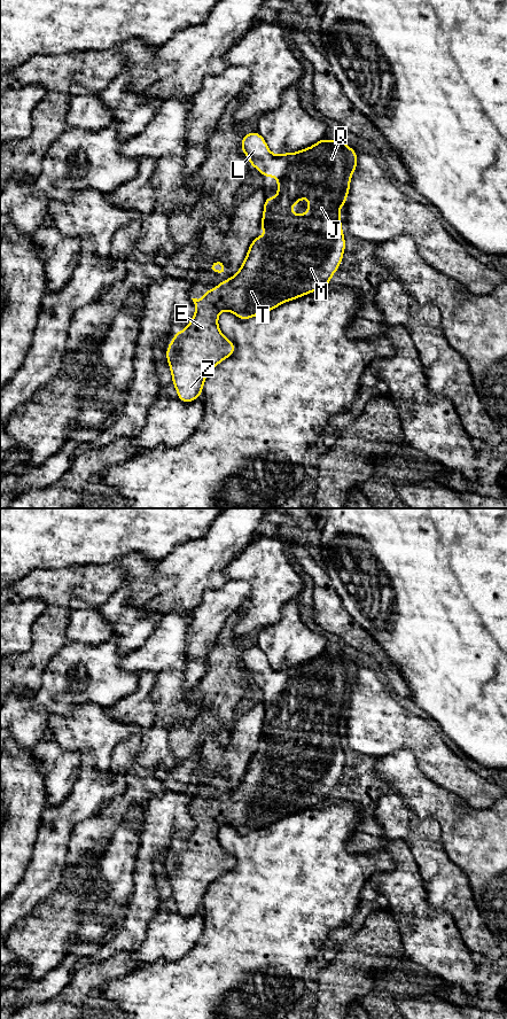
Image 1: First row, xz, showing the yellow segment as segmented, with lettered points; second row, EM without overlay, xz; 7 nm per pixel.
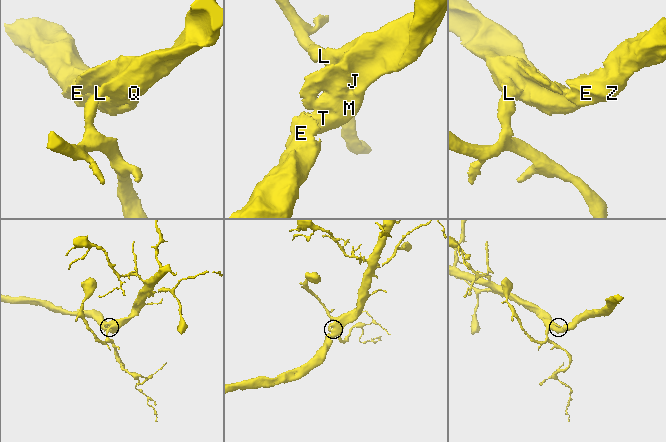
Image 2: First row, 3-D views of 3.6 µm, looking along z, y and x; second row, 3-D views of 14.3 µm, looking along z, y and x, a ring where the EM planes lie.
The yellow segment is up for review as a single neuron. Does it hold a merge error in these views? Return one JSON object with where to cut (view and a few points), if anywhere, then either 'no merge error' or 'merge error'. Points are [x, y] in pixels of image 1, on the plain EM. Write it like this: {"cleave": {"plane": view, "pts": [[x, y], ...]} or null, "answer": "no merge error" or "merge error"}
{"cleave": null, "answer": "no merge error"}

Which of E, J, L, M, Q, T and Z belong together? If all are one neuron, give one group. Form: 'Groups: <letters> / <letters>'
Groups: E J L M Q T Z

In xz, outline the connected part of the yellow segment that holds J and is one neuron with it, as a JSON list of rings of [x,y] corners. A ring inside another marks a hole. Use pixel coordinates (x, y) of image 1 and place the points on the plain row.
[[[258,646],[245,648],[241,663],[250,679],[263,691],[278,692],[278,710],[265,713],[260,742],[267,748],[254,753],[242,780],[233,792],[218,796],[213,804],[206,803],[202,815],[192,812],[196,826],[189,839],[174,848],[166,863],[172,897],[184,917],[198,912],[209,886],[235,865],[234,857],[218,841],[221,825],[231,825],[239,833],[247,834],[284,816],[326,802],[340,781],[345,763],[340,723],[349,709],[351,690],[357,684],[358,666],[352,664],[342,653],[328,656],[325,651],[306,663],[274,669]],[[302,711],[309,713],[309,724],[304,729],[294,730],[291,719],[298,718]]]

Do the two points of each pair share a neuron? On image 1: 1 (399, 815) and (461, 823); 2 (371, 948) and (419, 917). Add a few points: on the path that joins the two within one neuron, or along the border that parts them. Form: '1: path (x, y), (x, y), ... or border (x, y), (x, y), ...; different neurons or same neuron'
1: border (411, 809), (438, 822), (443, 846); different neurons
2: border (384, 908), (392, 915), (400, 933); different neurons

